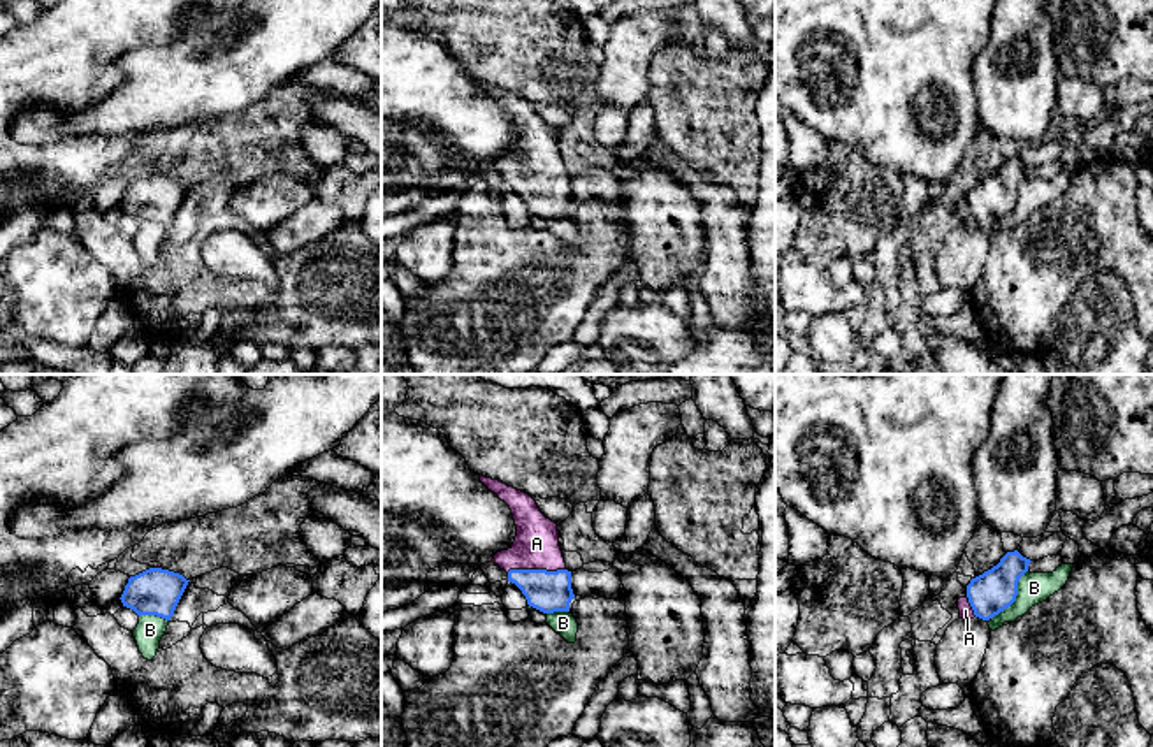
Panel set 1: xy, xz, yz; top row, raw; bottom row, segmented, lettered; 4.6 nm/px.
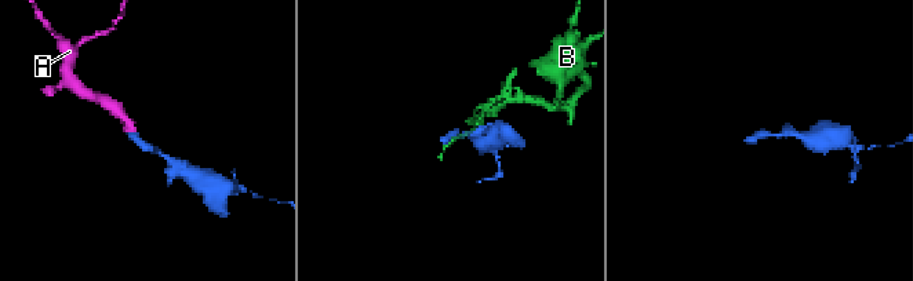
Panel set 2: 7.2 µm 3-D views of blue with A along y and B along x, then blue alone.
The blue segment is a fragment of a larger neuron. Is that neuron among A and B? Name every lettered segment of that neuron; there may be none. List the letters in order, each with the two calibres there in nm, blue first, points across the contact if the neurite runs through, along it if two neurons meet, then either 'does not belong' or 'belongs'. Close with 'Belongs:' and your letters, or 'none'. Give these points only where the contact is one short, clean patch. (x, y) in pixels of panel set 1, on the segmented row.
A: 190/200 nm | across xz (547, 591), (547, 584), (535, 570), (536, 543) | belongs
B: 200/140 nm | does not belong
Belongs: A

